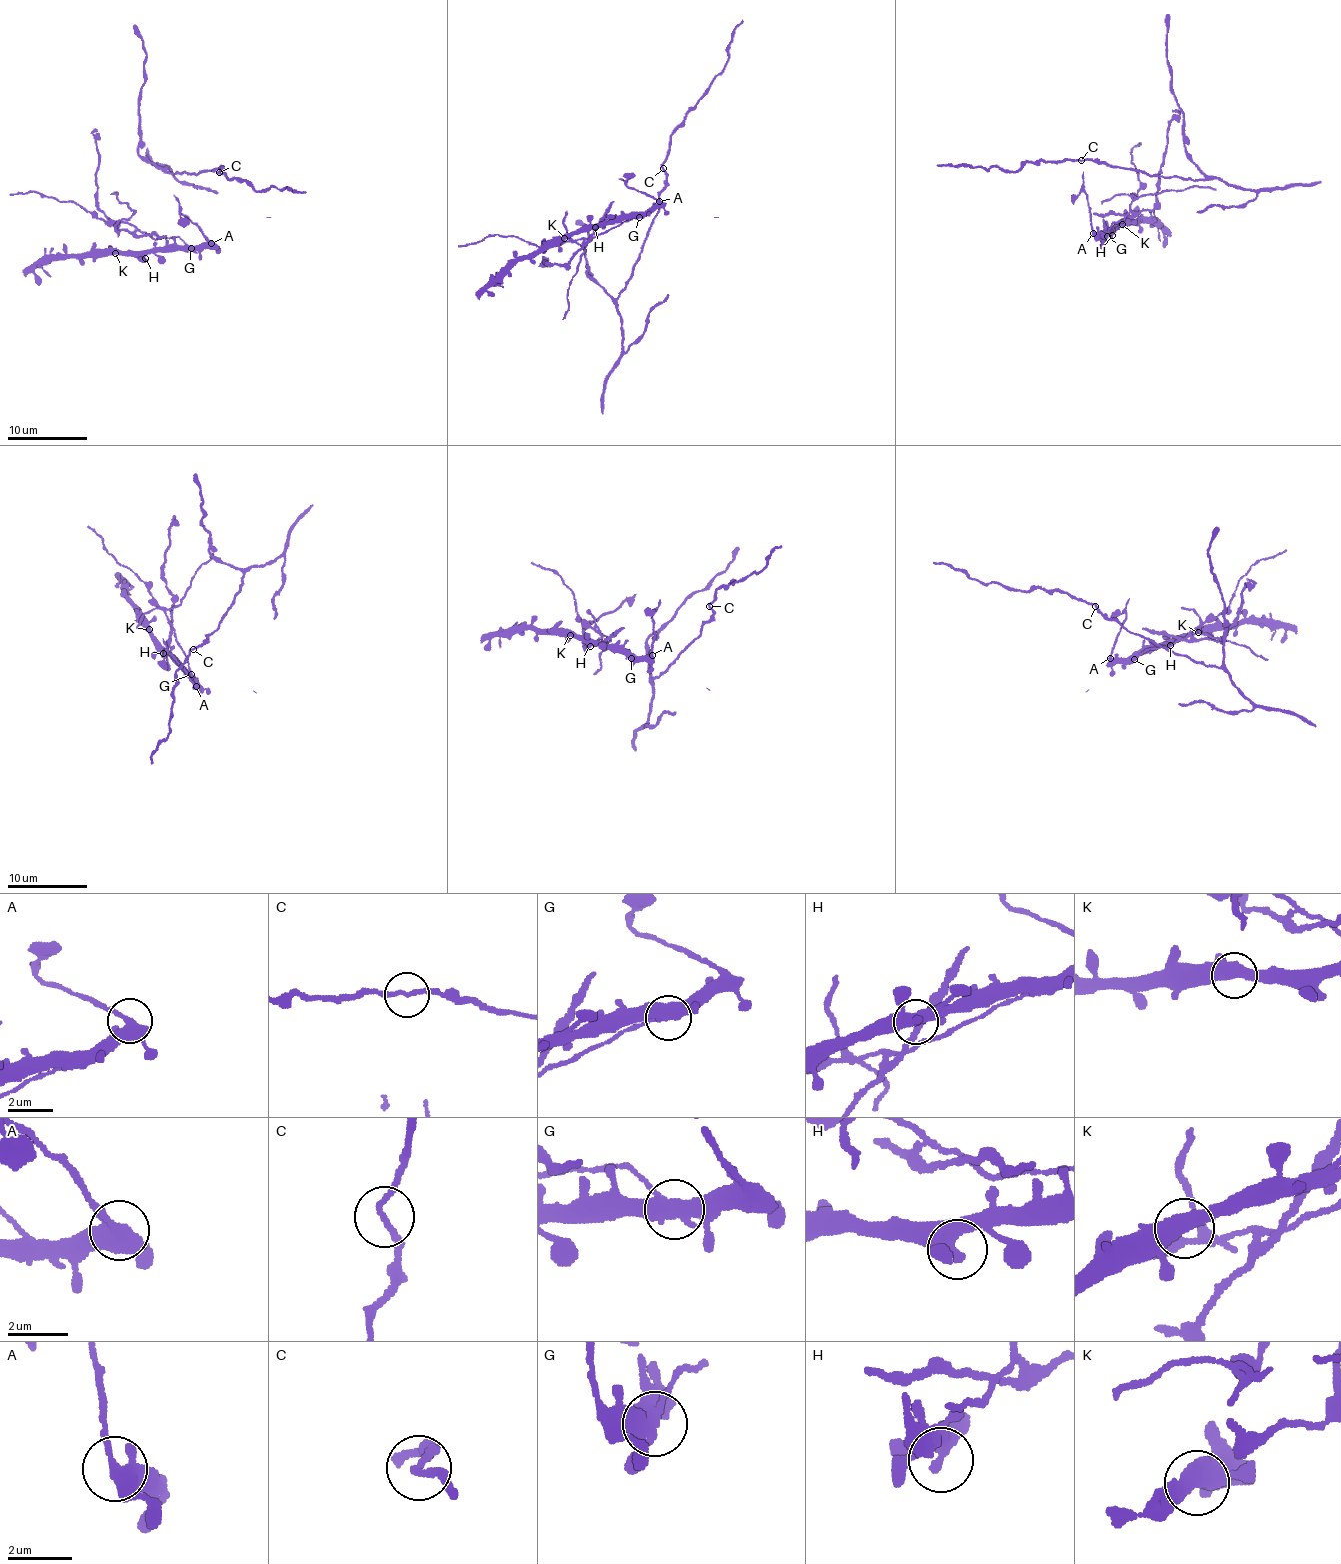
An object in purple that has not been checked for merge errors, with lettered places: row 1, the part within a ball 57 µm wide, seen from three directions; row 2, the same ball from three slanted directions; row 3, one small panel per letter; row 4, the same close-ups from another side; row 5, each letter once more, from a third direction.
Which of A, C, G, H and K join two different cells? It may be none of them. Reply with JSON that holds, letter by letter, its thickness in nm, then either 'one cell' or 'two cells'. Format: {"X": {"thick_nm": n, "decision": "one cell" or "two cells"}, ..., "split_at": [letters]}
{"A": {"thick_nm": 400, "decision": "two cells"}, "C": {"thick_nm": 180, "decision": "two cells"}, "G": {"thick_nm": 440, "decision": "two cells"}, "H": {"thick_nm": 340, "decision": "one cell"}, "K": {"thick_nm": 440, "decision": "one cell"}, "split_at": ["A", "C", "G"]}

